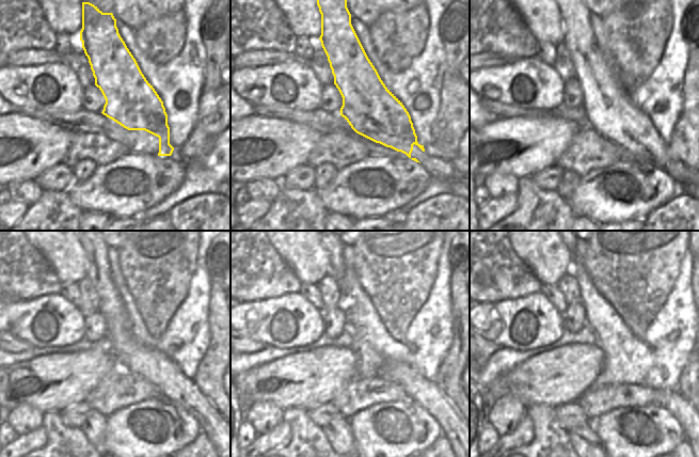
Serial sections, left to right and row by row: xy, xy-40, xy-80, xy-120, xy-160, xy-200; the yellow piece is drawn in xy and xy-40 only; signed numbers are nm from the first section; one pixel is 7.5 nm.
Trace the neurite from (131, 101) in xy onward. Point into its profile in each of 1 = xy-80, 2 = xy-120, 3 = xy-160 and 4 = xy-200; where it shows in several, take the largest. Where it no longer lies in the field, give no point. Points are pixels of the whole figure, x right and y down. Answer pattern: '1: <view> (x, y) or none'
1: xy-80 (609, 111)
2: xy-120 (152, 365)
3: xy-160 (426, 393)
4: xy-200 (686, 414)

